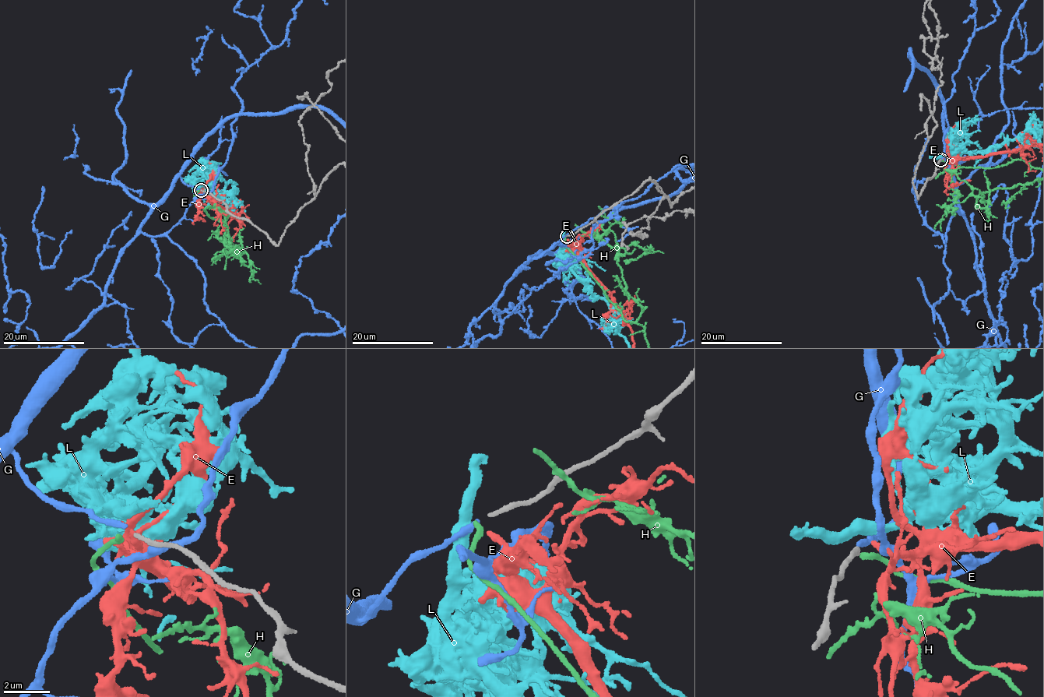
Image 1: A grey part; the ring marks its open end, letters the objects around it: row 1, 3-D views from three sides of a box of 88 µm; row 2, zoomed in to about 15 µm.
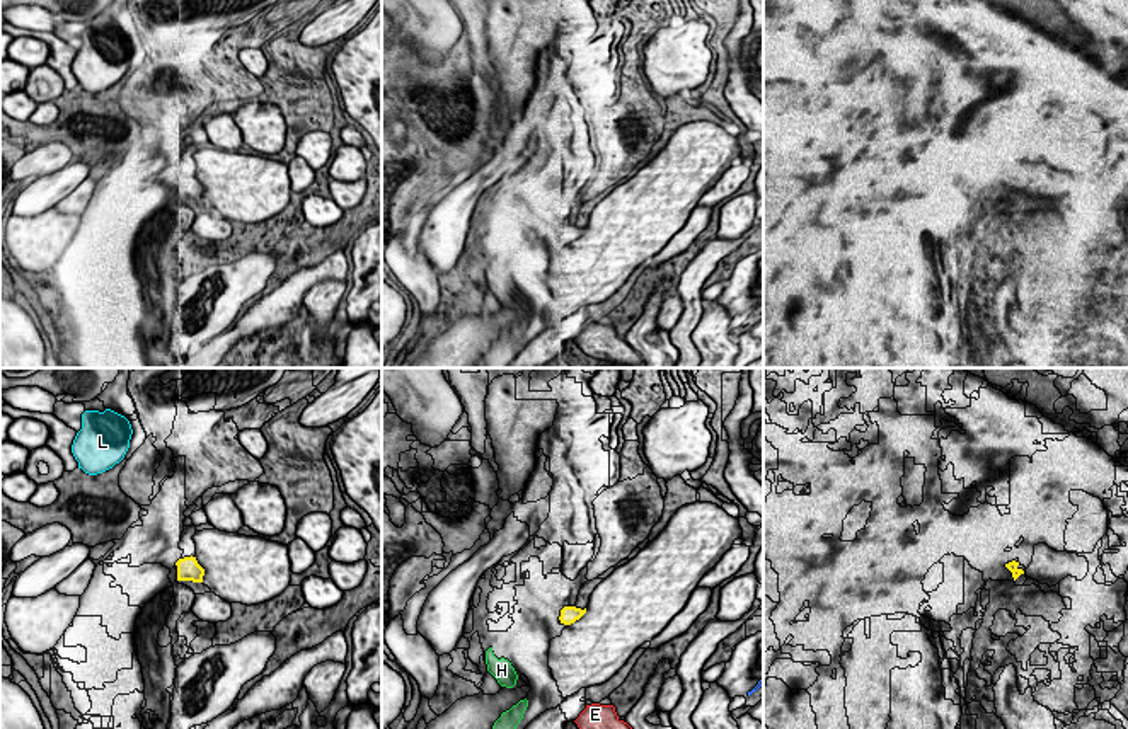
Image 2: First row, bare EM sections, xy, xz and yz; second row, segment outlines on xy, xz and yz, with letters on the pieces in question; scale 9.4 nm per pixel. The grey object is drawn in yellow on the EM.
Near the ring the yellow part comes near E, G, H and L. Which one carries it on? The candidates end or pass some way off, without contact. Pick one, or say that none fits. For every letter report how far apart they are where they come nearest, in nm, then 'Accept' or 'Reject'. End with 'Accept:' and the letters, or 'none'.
E: Distance 800 nm. Reject
G: Distance 1700 nm. Accept
H: Distance 600 nm. Reject
L: Distance 1100 nm. Reject
Accept: G

